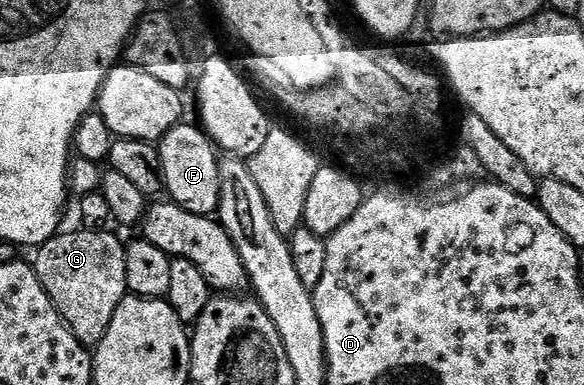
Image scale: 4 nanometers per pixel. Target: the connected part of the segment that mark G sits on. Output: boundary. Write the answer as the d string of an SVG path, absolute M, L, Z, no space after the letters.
M79 228L78 233L59 231L52 239L37 246L38 253L32 258L32 264L48 299L62 316L62 321L80 339L80 343L87 347L96 347L104 339L108 331L108 323L112 323L112 315L116 315L116 307L128 296L125 275L126 245L116 234L100 229Z

